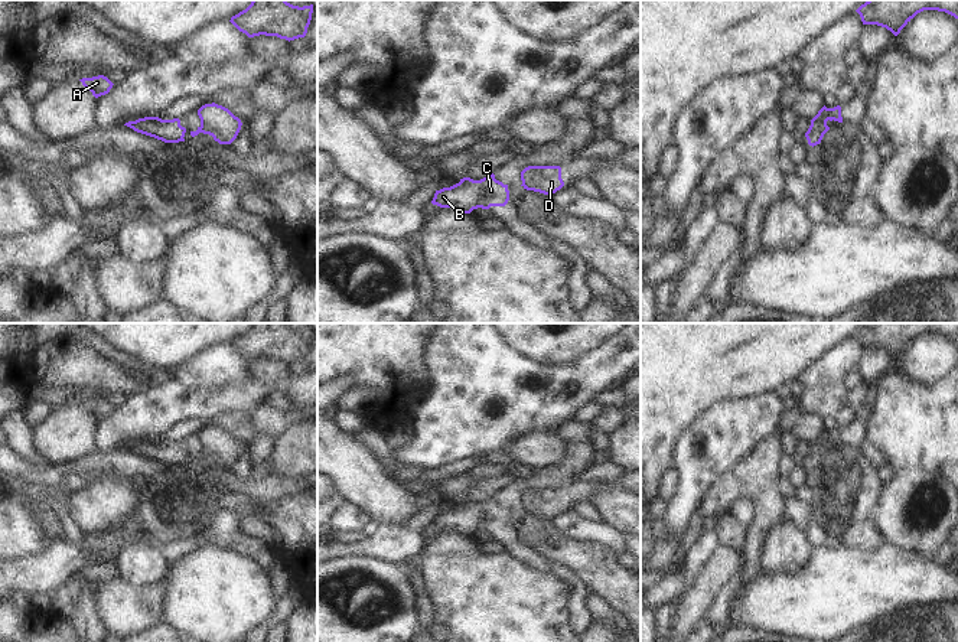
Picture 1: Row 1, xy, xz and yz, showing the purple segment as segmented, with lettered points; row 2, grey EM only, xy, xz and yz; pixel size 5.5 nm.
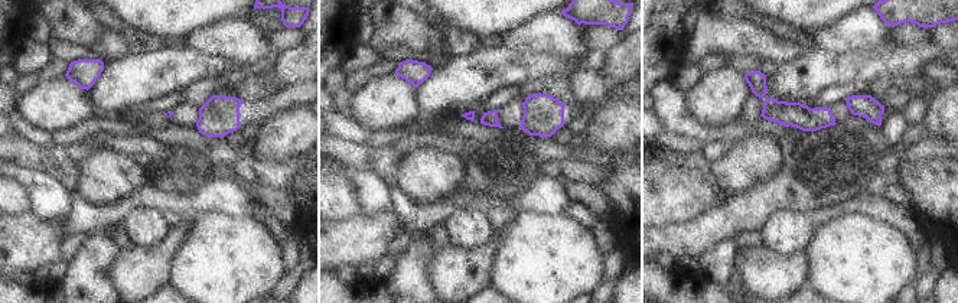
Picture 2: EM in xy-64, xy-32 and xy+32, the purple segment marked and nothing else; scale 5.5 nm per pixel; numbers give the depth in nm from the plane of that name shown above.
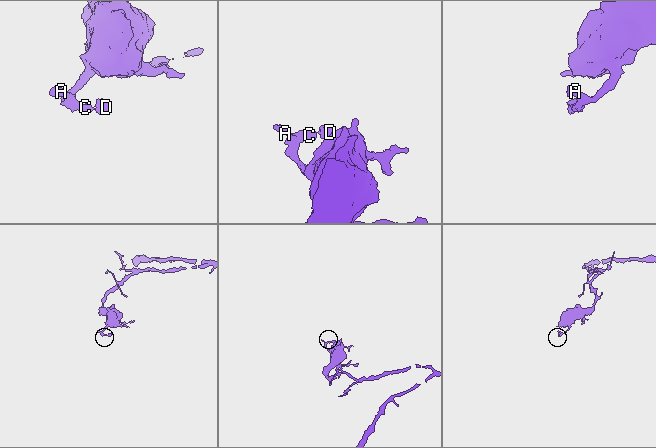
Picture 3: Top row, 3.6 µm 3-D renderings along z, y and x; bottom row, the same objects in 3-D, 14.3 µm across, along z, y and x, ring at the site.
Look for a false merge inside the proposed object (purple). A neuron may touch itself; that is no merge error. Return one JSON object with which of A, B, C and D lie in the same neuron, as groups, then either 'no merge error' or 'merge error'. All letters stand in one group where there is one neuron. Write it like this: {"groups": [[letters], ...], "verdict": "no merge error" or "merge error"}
{"groups": [["A", "B", "C"], ["D"]], "verdict": "merge error"}

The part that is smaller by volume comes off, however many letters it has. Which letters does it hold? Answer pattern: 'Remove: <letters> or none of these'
Remove: D

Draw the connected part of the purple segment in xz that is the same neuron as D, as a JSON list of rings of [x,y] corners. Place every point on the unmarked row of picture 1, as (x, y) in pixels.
[[[528,489],[521,495],[522,509],[527,514],[553,518],[564,509],[560,489]]]

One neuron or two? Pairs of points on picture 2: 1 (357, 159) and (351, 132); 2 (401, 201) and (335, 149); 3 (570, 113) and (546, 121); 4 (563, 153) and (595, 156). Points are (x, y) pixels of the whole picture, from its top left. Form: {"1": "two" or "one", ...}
{"1": "two", "2": "two", "3": "one", "4": "one"}

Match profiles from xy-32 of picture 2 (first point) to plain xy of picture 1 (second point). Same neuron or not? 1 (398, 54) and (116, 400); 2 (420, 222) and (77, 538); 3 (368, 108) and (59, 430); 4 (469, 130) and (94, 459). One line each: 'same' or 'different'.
1: same
2: same
3: same
4: same

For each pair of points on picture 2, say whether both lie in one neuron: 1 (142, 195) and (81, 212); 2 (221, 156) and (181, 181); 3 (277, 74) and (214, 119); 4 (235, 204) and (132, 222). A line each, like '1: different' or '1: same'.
1: same
2: different
3: different
4: different

